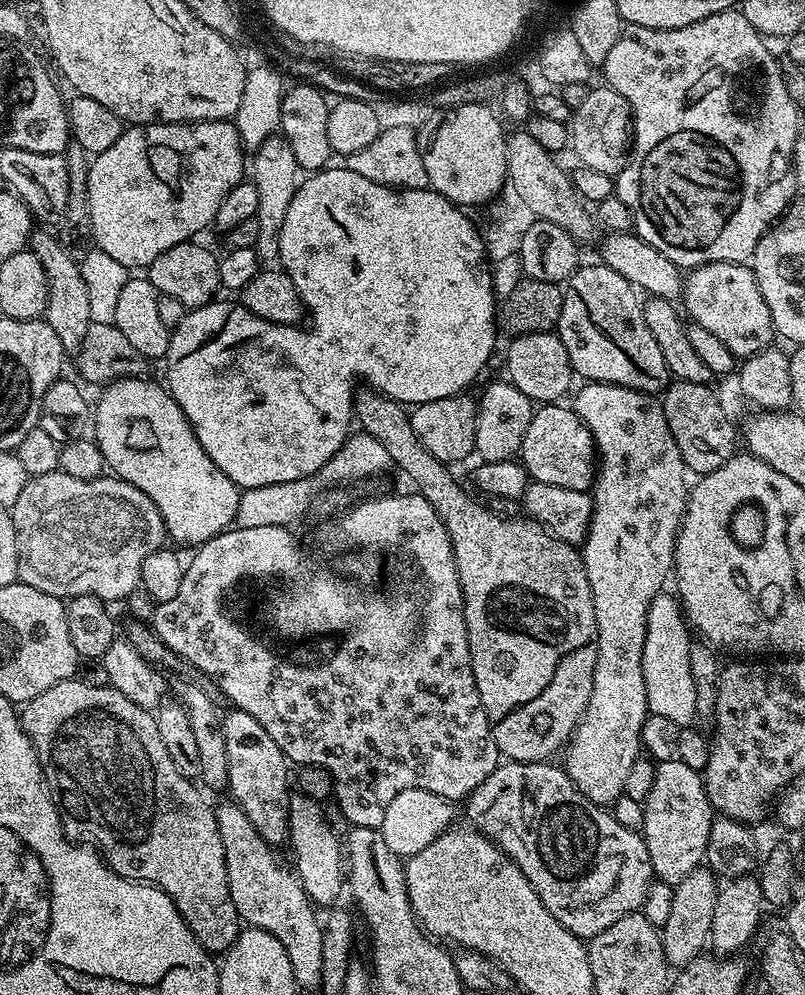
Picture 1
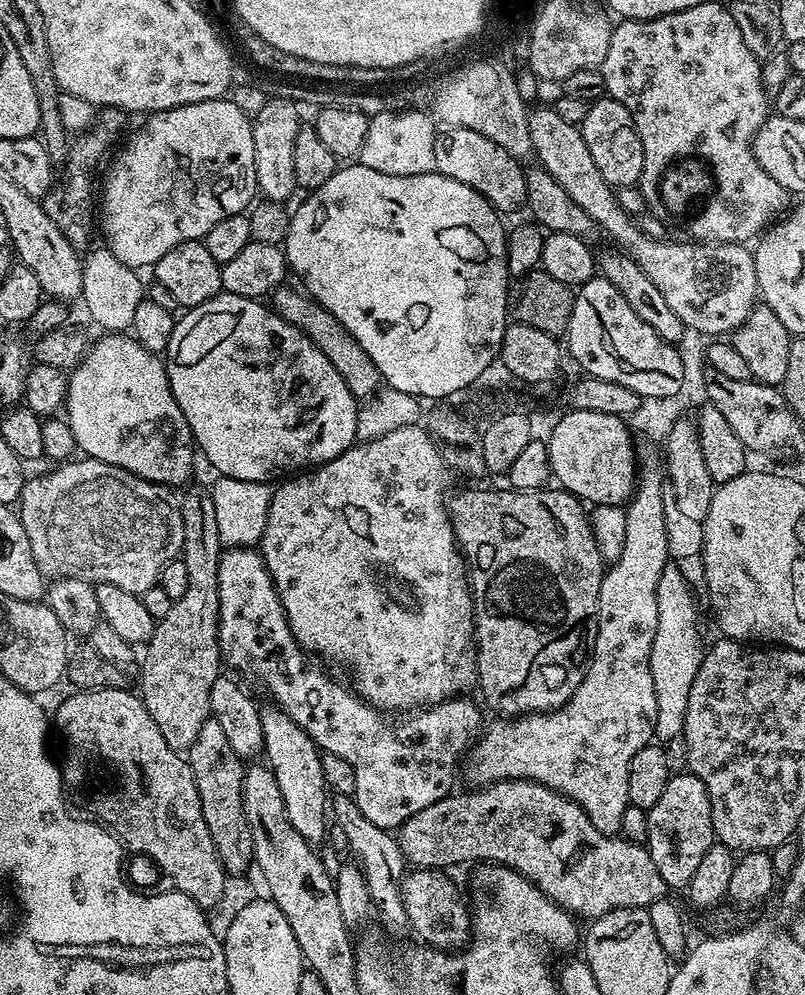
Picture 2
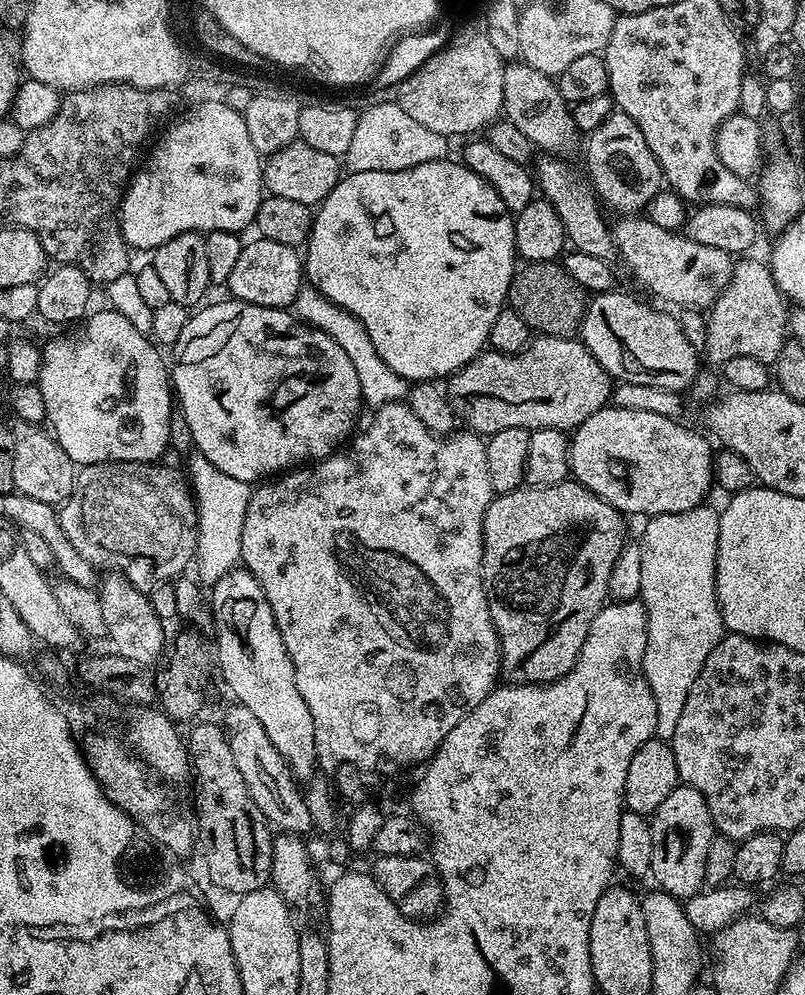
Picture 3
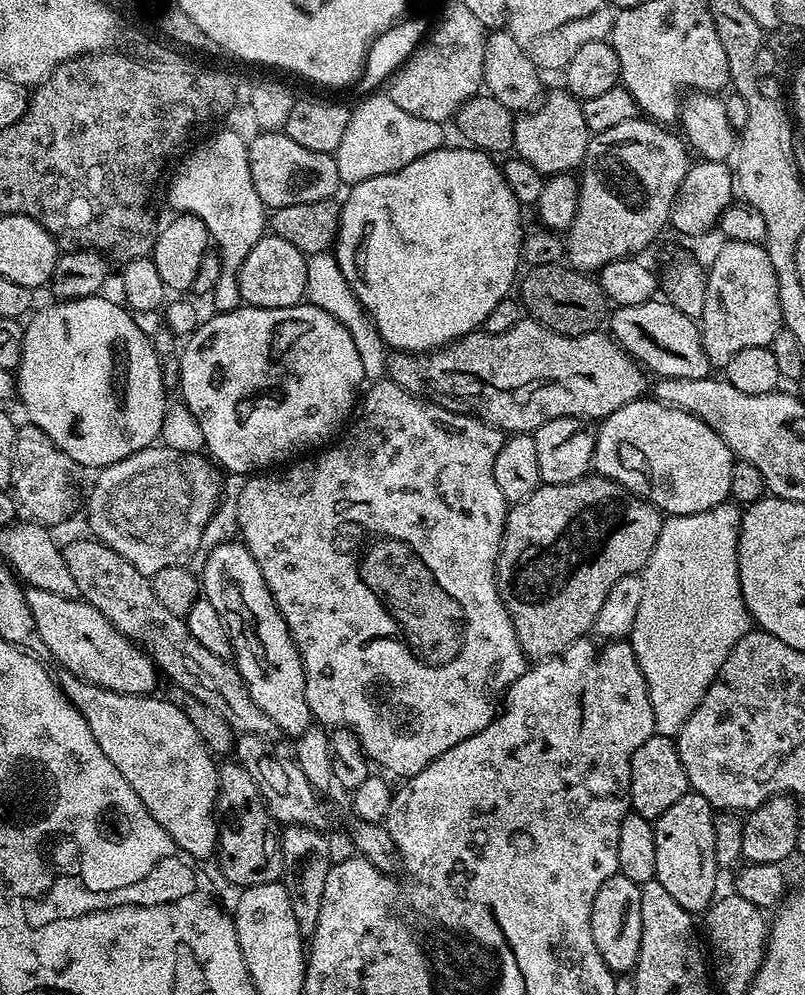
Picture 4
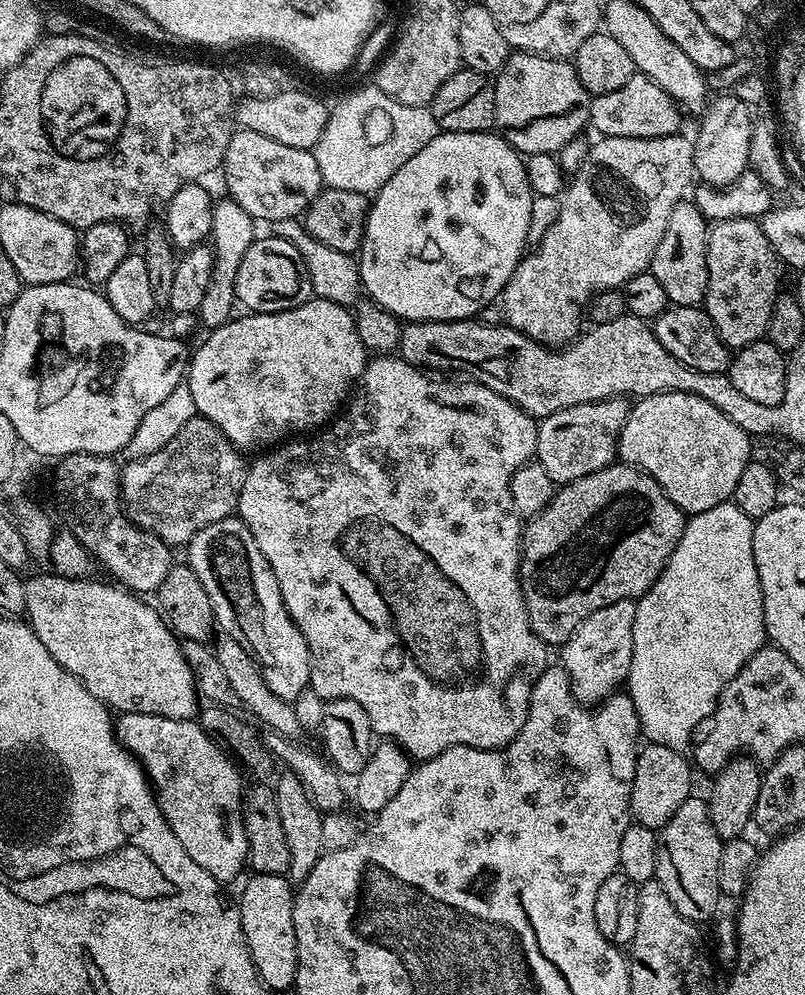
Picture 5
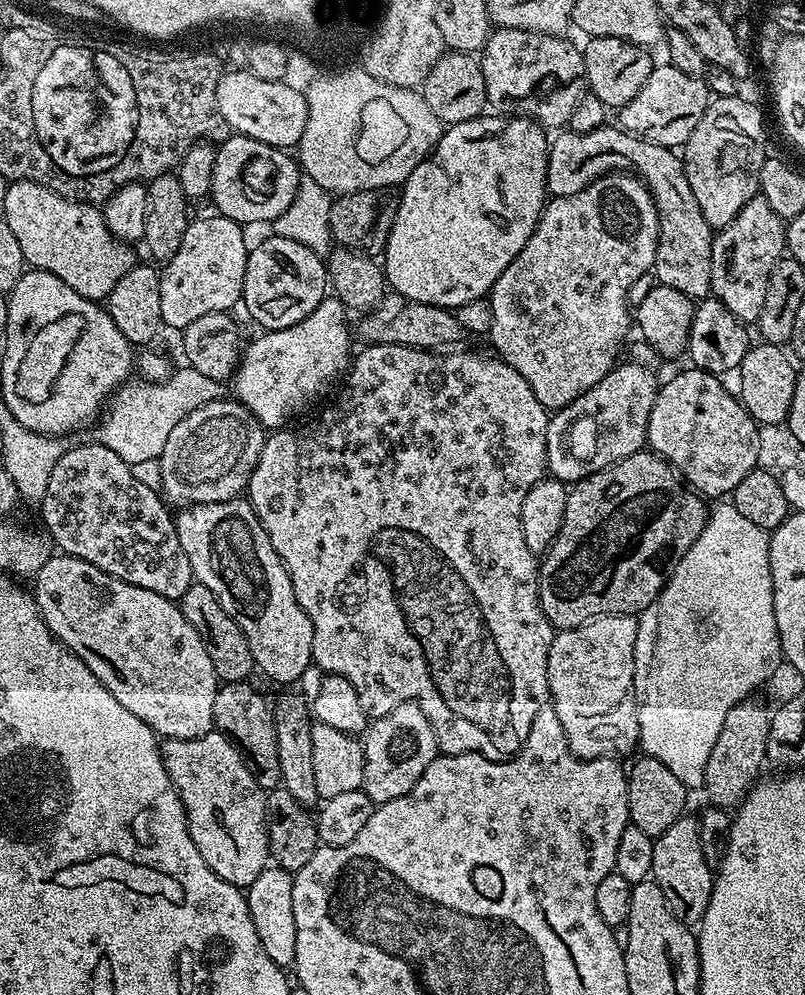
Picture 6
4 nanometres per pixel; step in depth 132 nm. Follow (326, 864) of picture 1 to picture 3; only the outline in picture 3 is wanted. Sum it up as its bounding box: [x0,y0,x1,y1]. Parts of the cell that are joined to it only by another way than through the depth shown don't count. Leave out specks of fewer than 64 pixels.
[210,566,318,782]

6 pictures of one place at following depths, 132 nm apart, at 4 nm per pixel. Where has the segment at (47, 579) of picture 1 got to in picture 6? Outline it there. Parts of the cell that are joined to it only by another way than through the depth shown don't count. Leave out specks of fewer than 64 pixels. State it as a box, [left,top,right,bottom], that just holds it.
[158,398,266,506]

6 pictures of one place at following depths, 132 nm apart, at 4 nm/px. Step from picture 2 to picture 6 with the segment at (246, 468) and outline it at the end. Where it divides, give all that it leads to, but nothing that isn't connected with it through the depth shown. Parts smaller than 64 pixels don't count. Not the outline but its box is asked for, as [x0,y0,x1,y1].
[231,302,353,430]

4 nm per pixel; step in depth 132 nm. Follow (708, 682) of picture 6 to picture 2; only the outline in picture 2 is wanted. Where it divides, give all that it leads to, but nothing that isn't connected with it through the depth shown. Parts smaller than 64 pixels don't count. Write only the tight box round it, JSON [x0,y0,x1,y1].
[650,566,702,741]

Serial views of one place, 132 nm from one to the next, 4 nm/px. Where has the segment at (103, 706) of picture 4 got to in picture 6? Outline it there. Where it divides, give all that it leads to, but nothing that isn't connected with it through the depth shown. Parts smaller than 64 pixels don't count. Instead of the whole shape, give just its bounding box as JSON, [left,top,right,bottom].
[160,730,270,890]

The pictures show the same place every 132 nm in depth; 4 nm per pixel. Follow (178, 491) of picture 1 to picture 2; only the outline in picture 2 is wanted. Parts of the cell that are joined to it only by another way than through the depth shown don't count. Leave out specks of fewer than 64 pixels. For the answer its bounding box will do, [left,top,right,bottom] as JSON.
[66,335,194,485]

